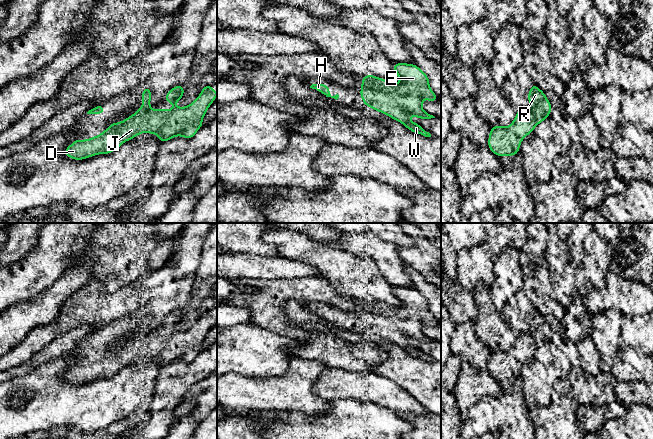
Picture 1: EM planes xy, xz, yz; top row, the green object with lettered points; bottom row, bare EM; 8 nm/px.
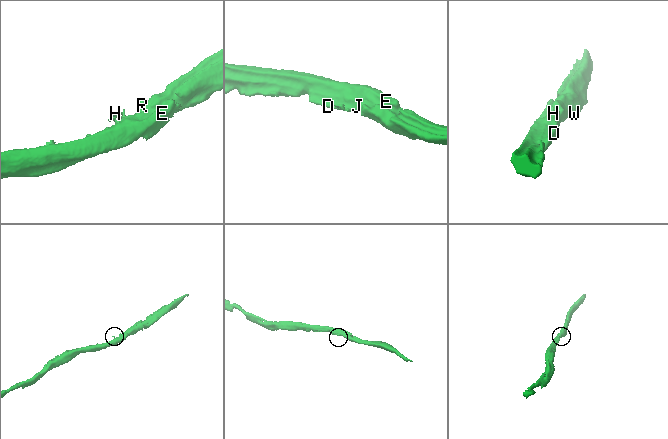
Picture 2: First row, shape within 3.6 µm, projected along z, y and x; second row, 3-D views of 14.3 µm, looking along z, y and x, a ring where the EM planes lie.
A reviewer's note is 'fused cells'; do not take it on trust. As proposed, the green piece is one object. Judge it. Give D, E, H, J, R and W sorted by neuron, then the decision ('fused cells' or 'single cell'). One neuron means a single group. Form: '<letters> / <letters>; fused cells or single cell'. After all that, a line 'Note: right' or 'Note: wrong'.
D E H J R W; single cell
Note: wrong

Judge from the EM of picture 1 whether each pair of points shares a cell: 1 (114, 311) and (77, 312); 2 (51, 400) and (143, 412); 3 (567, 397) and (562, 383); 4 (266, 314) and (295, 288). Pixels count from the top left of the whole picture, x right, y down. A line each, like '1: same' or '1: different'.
1: same
2: different
3: same
4: same

